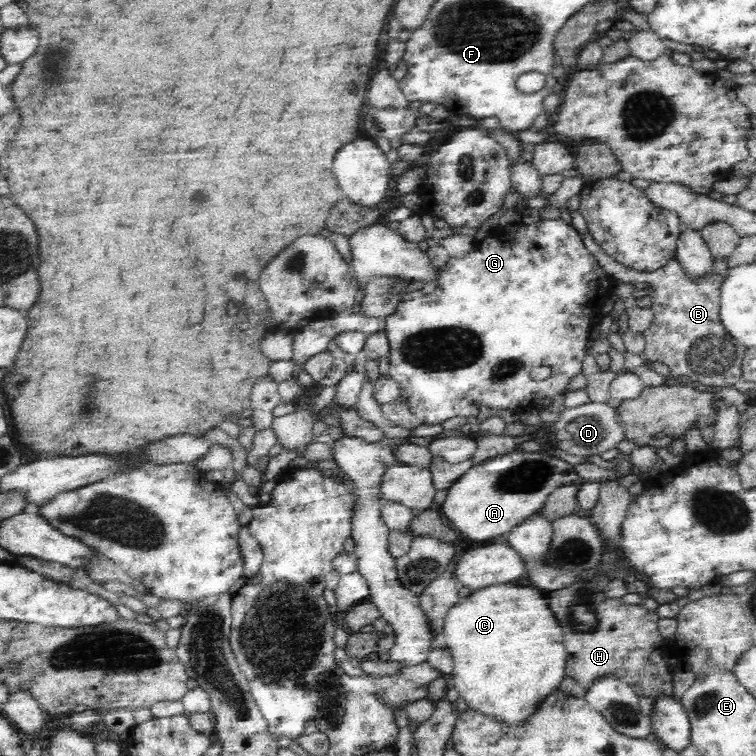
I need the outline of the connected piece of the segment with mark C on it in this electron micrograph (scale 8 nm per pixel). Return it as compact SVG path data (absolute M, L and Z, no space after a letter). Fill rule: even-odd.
M499 584L471 592L447 612L443 634L454 661L452 686L472 712L482 713L512 728L527 725L535 712L567 677L567 650L560 623L548 608L548 600L534 588Z

